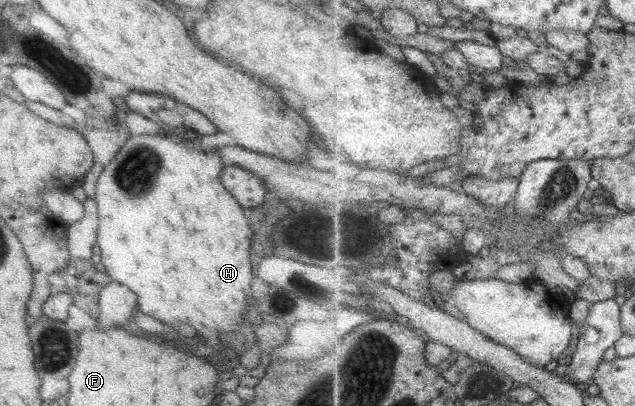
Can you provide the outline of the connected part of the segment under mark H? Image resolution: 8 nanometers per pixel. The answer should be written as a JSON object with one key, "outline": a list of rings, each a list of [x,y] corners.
{"outline":[[[164,131],[156,136],[141,134],[140,136],[130,136],[128,140],[120,147],[116,156],[103,167],[95,184],[95,200],[97,206],[97,235],[95,244],[100,249],[100,263],[105,268],[105,272],[118,284],[126,286],[130,292],[136,294],[138,298],[138,310],[146,316],[152,316],[156,320],[160,320],[166,326],[174,326],[176,322],[182,324],[190,324],[192,328],[198,330],[198,326],[202,324],[202,330],[196,334],[212,334],[212,332],[230,332],[236,330],[238,324],[242,322],[242,318],[246,313],[246,306],[250,300],[250,279],[254,266],[248,257],[248,248],[251,248],[251,239],[253,238],[253,230],[248,225],[247,219],[243,215],[243,208],[236,202],[236,199],[220,184],[219,174],[223,167],[220,157],[211,149],[202,149],[198,151],[189,149],[187,141],[180,139],[177,135]]]}

